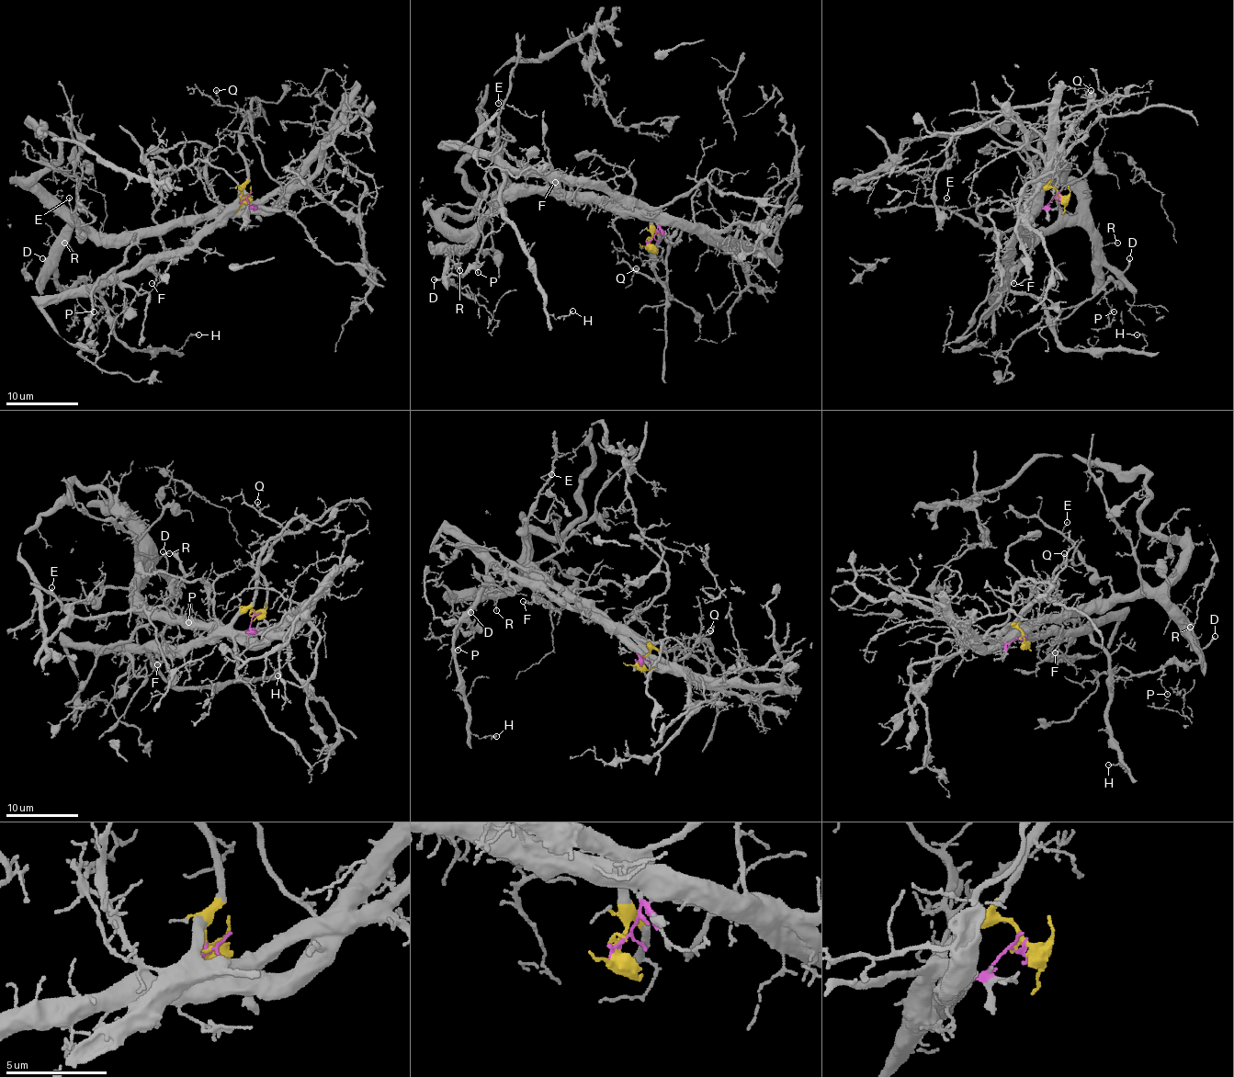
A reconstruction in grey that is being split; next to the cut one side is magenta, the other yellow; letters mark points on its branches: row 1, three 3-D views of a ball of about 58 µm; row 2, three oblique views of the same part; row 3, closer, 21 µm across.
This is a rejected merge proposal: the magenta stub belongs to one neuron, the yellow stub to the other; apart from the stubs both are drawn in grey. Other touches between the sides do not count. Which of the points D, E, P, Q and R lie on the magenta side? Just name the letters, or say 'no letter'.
D, E, P, R

